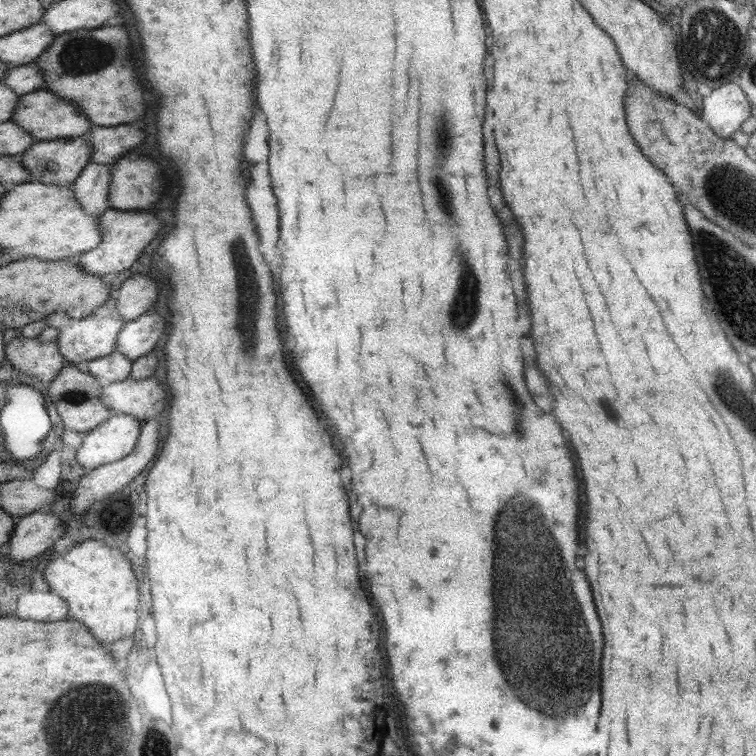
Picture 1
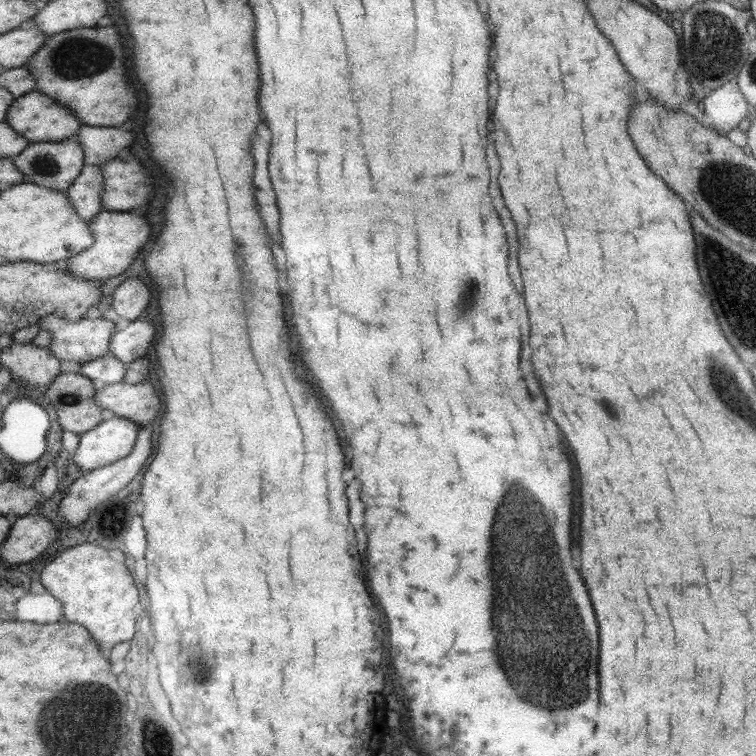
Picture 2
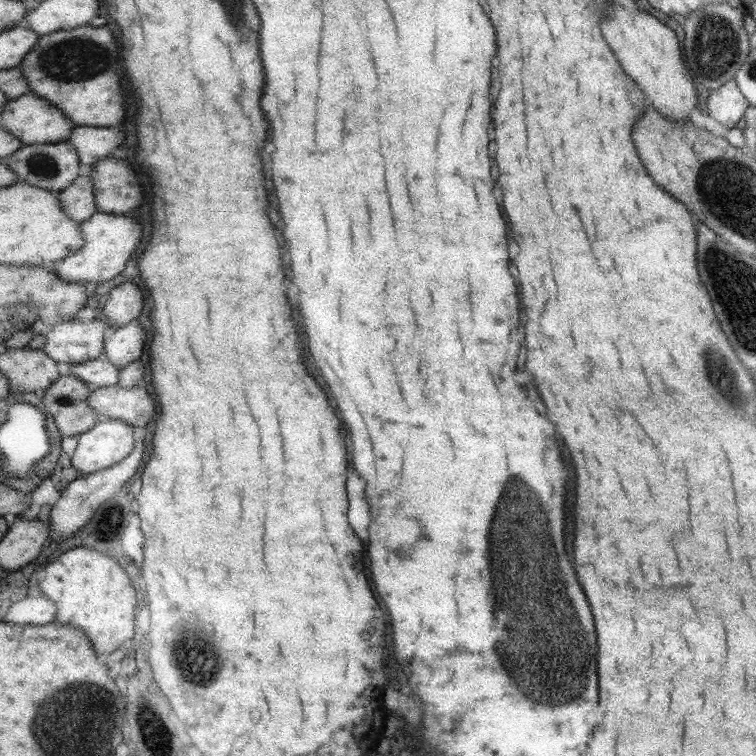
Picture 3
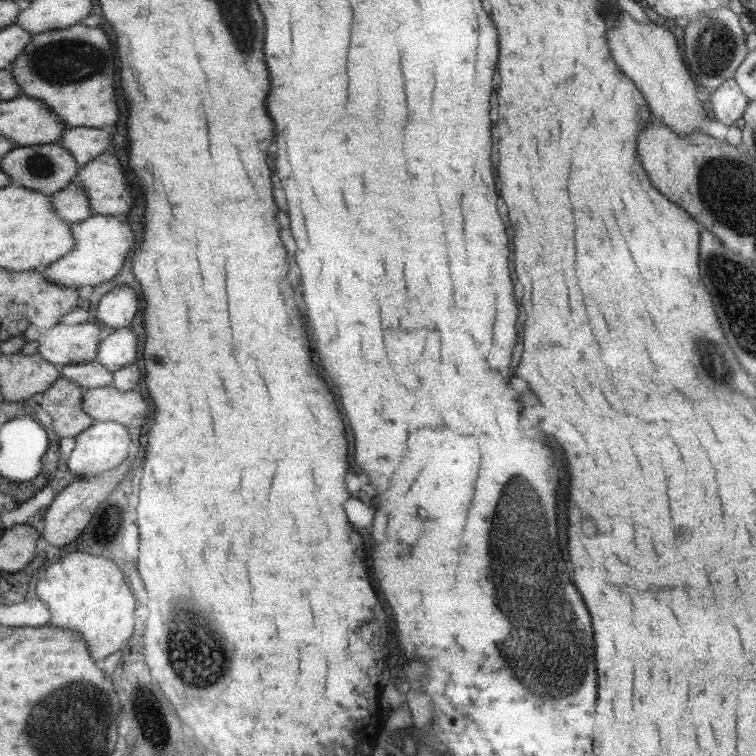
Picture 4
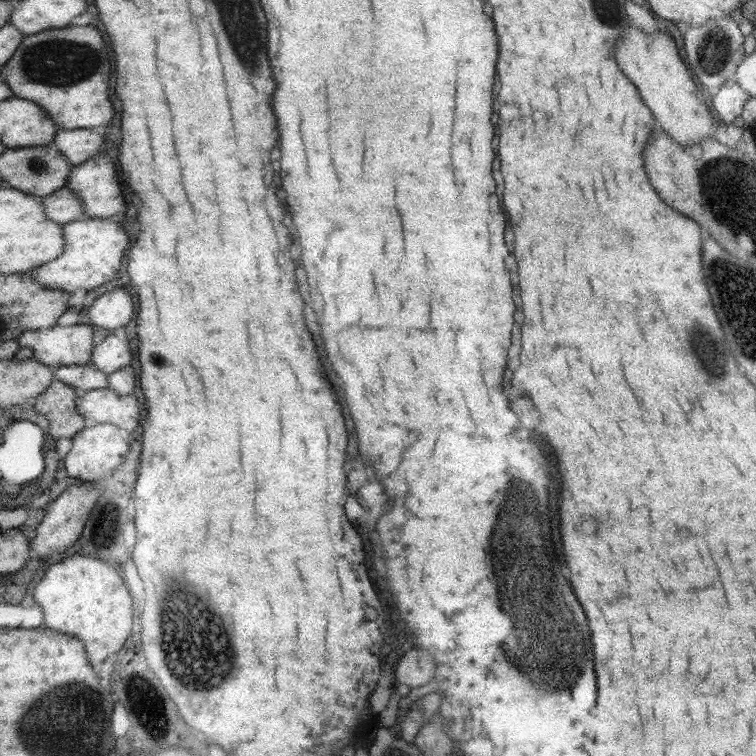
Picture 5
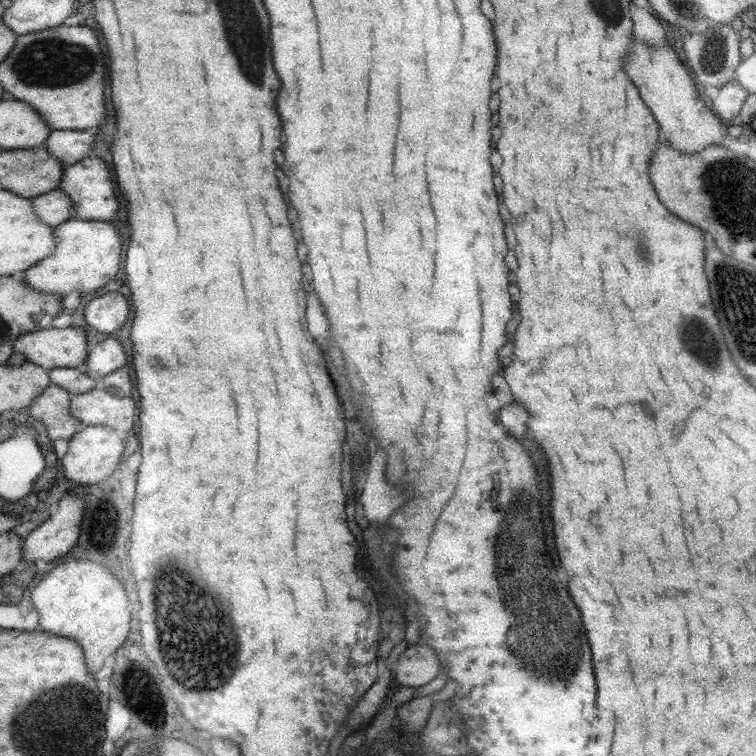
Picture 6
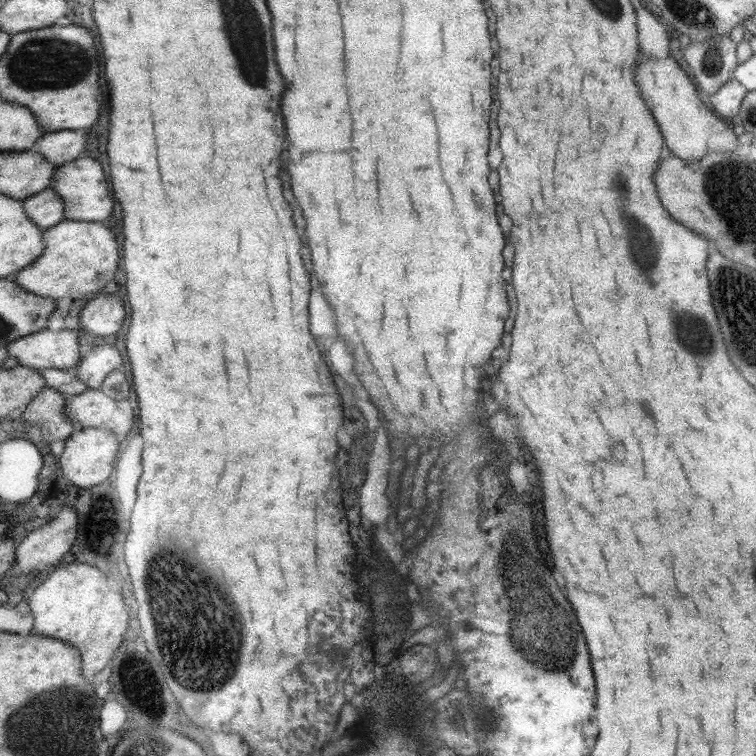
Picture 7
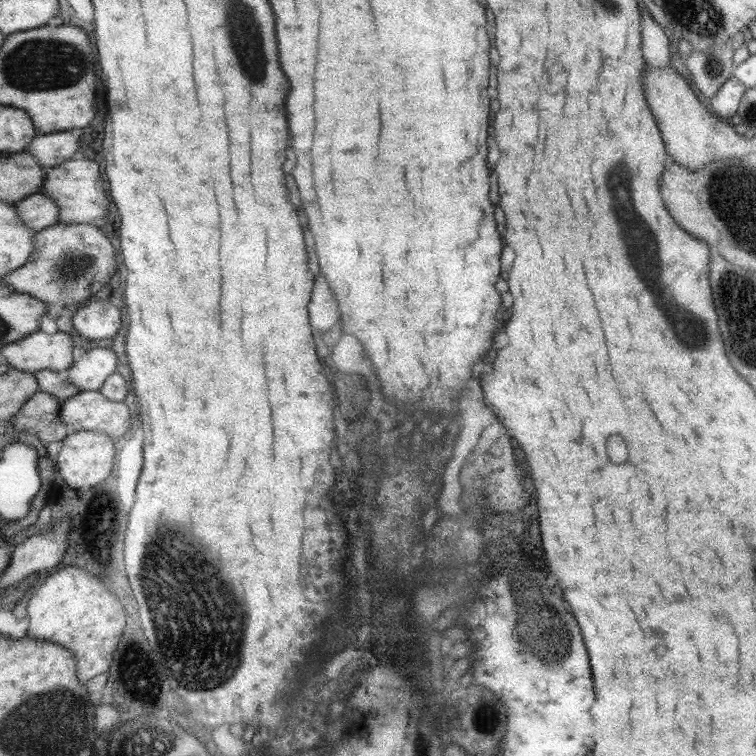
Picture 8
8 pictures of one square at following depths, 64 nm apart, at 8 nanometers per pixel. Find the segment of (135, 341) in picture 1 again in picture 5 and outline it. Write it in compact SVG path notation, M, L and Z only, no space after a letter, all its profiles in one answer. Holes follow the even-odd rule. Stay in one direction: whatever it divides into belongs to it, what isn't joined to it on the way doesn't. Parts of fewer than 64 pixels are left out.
M109 335L100 344L94 346L91 363L98 371L112 374L116 370L131 366L132 358L134 356L130 348L130 339Z

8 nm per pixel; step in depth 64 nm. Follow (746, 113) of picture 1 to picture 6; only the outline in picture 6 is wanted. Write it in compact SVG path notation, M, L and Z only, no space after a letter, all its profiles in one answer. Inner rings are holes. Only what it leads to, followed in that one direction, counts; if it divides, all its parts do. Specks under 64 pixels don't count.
M736 78L723 84L719 90L720 94L712 99L713 111L722 121L730 124L732 119L740 114L749 93Z

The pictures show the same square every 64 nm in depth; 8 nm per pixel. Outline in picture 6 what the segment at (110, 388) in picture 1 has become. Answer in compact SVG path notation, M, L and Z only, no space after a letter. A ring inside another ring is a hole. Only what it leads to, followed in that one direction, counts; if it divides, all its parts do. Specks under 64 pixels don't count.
M102 387L70 396L70 414L85 425L102 425L126 435L138 419L132 397L118 397Z

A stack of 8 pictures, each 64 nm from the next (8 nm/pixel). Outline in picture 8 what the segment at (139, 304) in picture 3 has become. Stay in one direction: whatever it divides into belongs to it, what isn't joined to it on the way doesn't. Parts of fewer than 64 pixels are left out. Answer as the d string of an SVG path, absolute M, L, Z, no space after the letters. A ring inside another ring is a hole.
M96 300L80 308L72 322L78 335L88 340L104 340L116 336L122 326L122 312L116 300Z

